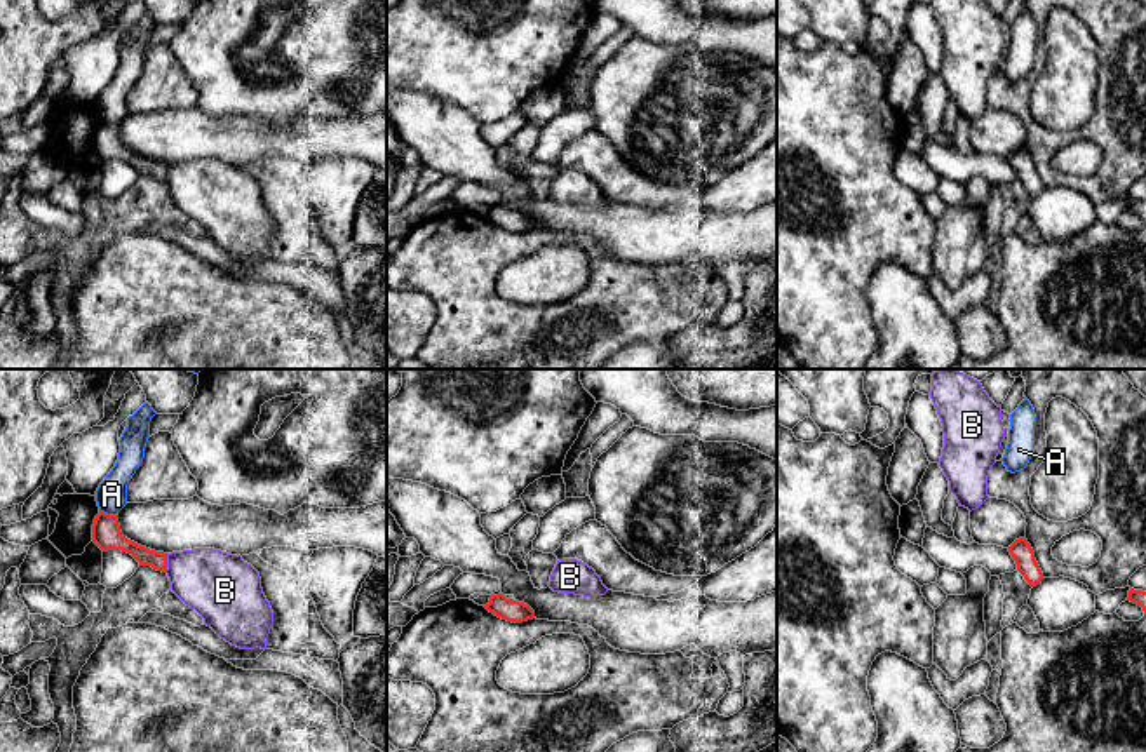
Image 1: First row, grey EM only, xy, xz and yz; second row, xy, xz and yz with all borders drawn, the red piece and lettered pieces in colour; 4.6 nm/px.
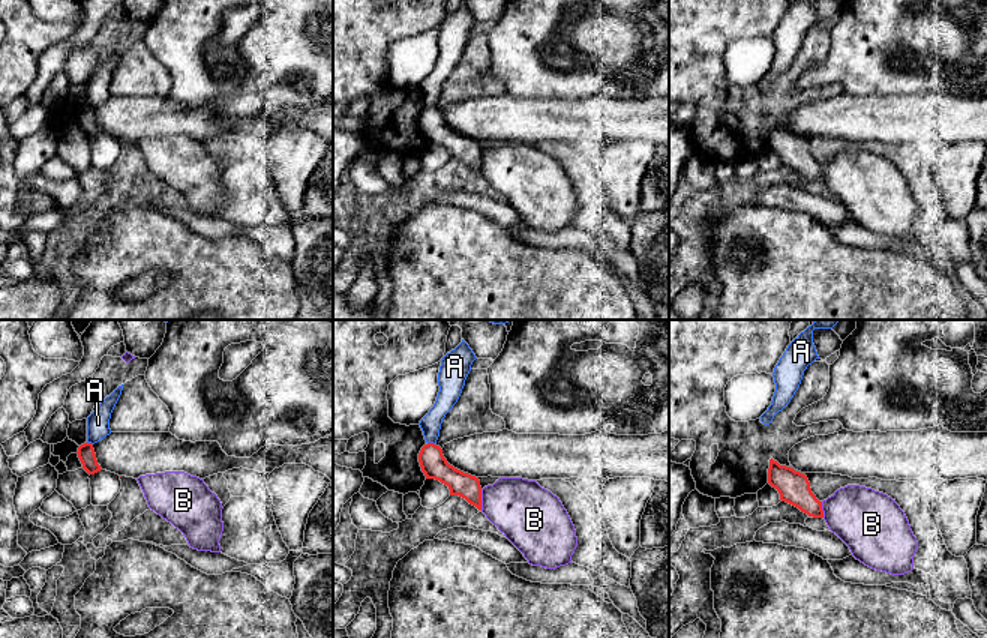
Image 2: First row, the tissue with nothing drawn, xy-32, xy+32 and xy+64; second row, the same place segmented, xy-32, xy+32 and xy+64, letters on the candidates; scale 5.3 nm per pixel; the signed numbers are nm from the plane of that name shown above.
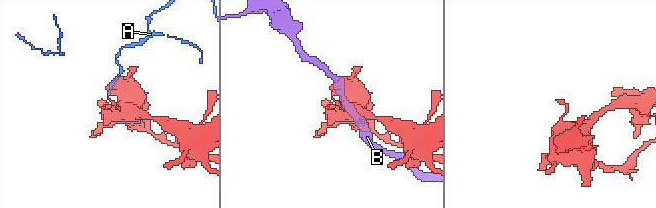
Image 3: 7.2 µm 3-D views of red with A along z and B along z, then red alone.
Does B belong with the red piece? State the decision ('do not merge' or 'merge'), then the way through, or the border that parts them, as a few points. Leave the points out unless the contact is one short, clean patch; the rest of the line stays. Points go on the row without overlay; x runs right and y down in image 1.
do not merge | along xy (168, 164), (168, 178), (164, 181)

